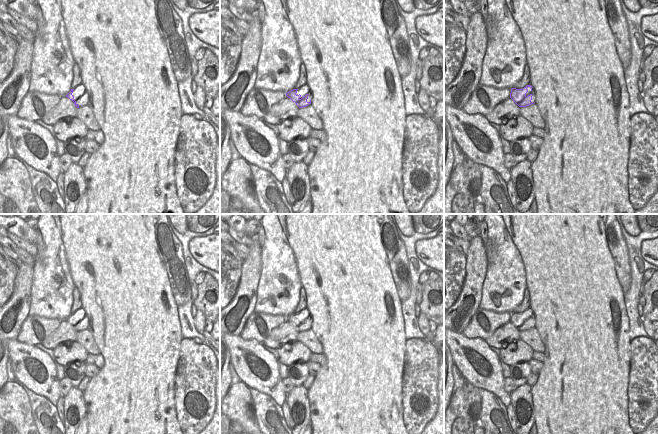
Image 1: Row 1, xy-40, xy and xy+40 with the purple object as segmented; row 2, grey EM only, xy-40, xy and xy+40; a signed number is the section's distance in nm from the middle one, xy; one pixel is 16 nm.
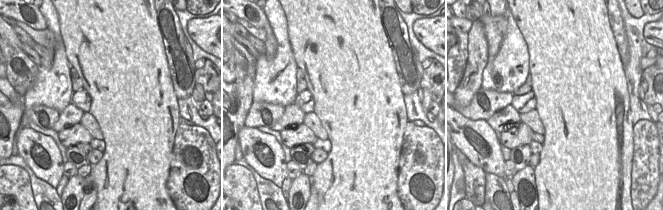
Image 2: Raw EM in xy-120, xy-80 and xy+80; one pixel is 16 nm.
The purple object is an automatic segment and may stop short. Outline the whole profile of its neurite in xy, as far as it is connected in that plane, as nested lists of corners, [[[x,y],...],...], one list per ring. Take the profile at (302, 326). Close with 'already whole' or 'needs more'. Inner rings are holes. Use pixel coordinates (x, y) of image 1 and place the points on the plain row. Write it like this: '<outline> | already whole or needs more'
[[[303,309],[299,313],[293,313],[287,316],[286,320],[295,326],[299,332],[311,329],[312,318],[308,309]]] | needs more

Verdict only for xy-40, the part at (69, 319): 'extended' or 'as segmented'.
extended

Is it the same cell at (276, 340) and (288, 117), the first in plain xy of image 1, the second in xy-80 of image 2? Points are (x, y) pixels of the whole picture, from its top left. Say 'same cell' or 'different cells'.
same cell

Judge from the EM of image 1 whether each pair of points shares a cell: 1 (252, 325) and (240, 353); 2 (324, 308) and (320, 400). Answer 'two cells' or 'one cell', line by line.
1: two cells
2: one cell

